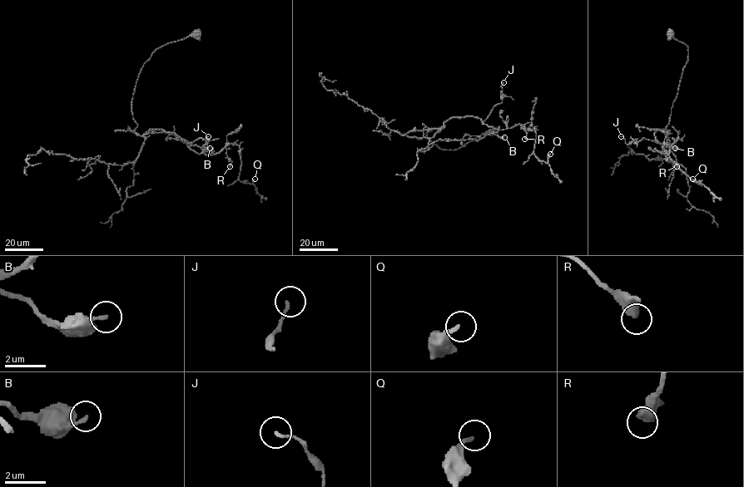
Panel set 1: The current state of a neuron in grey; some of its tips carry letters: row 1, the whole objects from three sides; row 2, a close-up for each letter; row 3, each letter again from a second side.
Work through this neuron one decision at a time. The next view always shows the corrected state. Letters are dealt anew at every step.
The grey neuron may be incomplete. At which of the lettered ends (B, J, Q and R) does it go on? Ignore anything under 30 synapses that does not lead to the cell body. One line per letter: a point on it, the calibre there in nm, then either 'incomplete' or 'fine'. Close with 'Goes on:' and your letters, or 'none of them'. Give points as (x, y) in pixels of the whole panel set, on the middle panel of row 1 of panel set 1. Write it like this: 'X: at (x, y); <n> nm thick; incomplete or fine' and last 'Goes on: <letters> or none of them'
B: at (504, 137); 200 nm thick; fine
J: at (503, 82); 130 nm thick; fine
Q: at (550, 154); 190 nm thick; fine
R: at (524, 139); 550 nm thick; fine
Goes on: none of them

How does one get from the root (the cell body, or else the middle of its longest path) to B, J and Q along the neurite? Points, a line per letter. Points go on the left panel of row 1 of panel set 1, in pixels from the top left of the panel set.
B: (196, 34), (153, 52), (131, 111), (140, 135), (164, 130), (197, 153), (210, 148)
J: (196, 34), (153, 52), (131, 111), (141, 135), (164, 130), (207, 144), (208, 136)
Q: (196, 34), (144, 63), (133, 131), (175, 133), (206, 154), (237, 145), (238, 179), (255, 179)

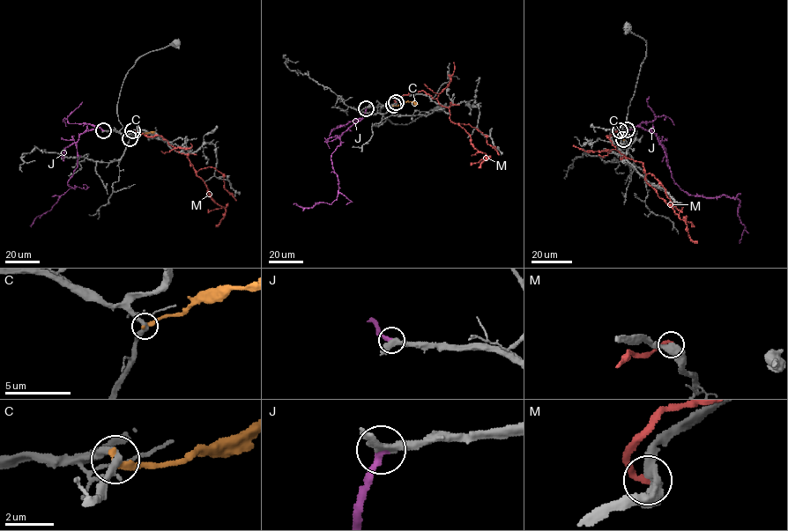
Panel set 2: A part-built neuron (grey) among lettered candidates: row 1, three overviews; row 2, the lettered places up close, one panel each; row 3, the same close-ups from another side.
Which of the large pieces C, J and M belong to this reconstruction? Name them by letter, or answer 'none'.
J

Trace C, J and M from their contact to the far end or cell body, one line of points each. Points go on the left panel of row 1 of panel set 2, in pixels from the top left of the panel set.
C: (130, 138), (154, 131)
J: (103, 130), (98, 127), (79, 135), (78, 166), (67, 184), (75, 188), (30, 227)
M: (132, 130), (147, 136), (160, 136), (186, 155), (211, 199), (225, 209), (224, 217), (216, 226)

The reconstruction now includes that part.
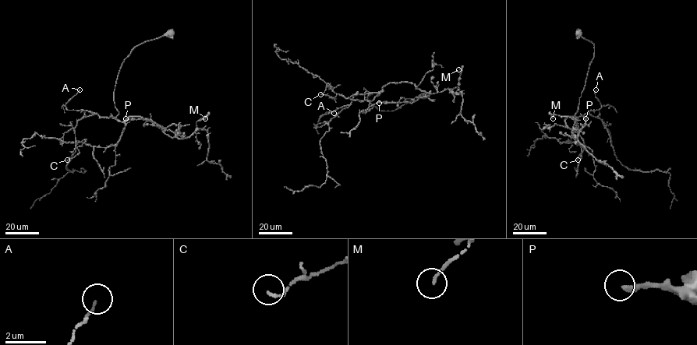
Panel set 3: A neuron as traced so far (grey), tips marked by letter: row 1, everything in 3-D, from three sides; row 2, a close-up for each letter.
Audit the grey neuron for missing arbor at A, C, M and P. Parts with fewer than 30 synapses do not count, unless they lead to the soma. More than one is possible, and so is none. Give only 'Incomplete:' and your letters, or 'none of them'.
Incomplete: P

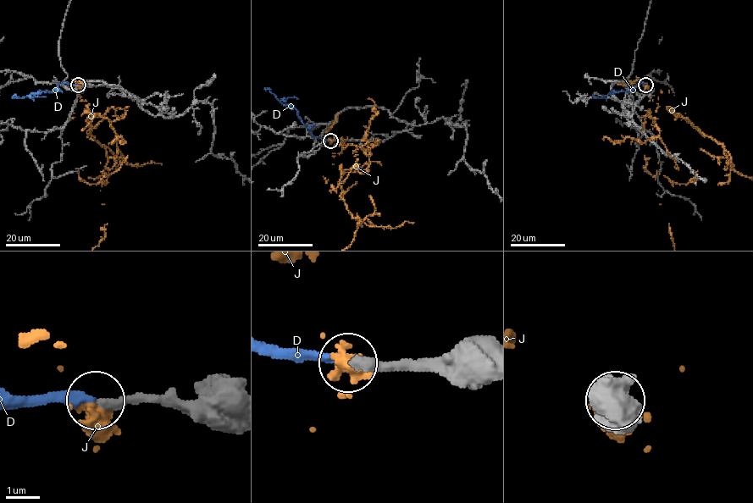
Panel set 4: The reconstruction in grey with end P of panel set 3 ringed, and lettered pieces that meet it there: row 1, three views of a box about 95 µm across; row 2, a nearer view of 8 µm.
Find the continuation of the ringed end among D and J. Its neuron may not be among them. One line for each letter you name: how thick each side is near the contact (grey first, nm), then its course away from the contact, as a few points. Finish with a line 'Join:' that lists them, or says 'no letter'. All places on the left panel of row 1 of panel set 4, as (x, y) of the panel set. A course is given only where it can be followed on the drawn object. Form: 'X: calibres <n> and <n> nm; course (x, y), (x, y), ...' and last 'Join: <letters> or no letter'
D: calibres 320 and 280 nm; course (78, 85), (63, 83), (52, 92), (41, 91), (23, 97), (11, 97)
Join: D

